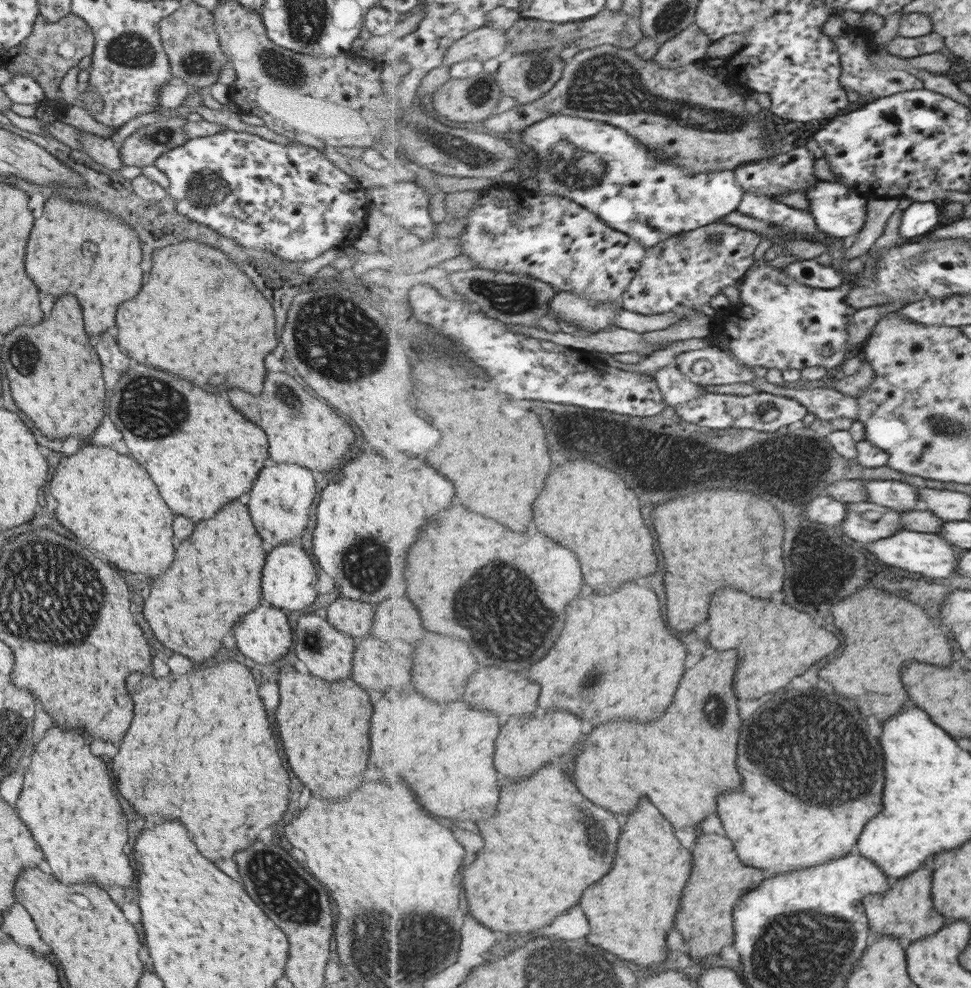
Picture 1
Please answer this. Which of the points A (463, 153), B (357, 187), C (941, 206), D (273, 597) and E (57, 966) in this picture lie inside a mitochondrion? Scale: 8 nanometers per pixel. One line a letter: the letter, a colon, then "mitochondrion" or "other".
A: mitochondrion
B: other
C: other
D: other
E: other

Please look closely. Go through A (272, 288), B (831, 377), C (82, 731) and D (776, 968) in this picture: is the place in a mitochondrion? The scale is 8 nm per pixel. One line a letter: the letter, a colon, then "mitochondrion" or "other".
A: other
B: other
C: other
D: mitochondrion

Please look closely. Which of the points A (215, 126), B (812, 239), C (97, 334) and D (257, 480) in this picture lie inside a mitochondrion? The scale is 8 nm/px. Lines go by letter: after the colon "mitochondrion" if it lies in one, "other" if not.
A: other
B: other
C: other
D: other

